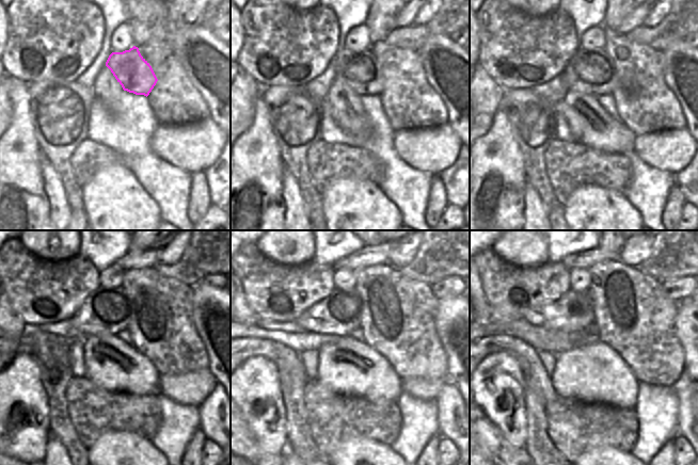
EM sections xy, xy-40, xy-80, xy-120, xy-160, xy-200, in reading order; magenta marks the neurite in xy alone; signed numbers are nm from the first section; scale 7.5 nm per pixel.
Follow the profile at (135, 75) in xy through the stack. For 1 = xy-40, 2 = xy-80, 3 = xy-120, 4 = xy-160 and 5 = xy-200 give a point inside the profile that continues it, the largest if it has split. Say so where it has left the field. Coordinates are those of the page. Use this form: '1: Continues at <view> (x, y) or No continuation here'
1: Continues at xy-40 (364, 78)
2: Continues at xy-80 (586, 71)
3: Continues at xy-120 (105, 310)
4: Continues at xy-160 (338, 314)
5: Continues at xy-200 (574, 311).

